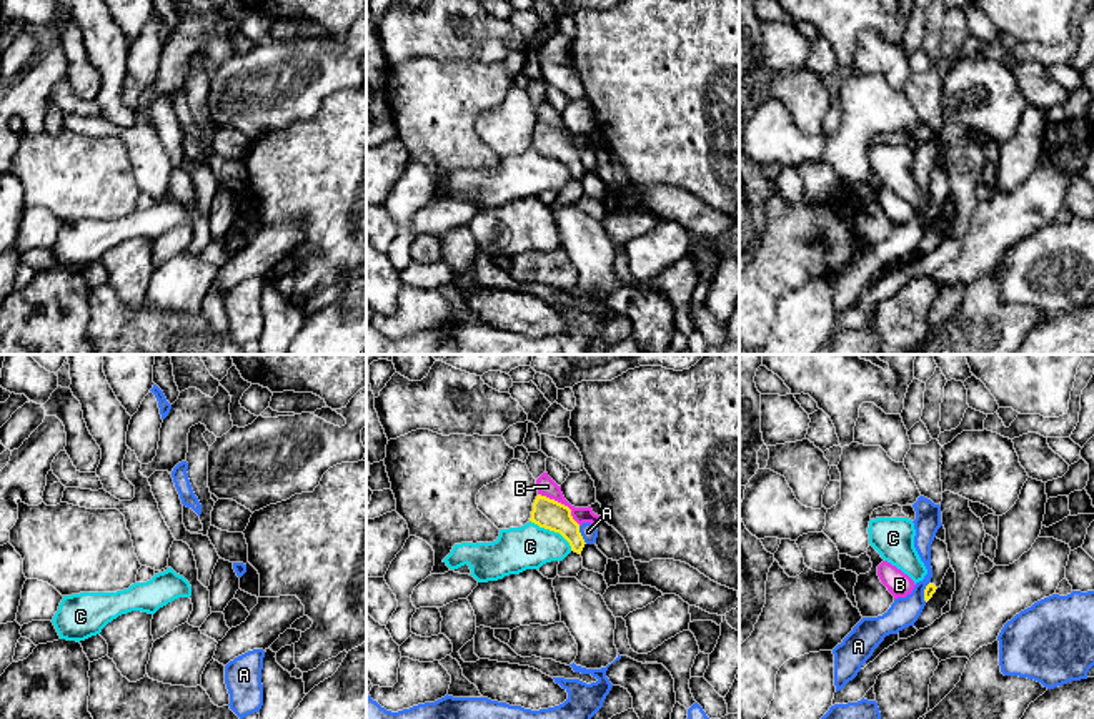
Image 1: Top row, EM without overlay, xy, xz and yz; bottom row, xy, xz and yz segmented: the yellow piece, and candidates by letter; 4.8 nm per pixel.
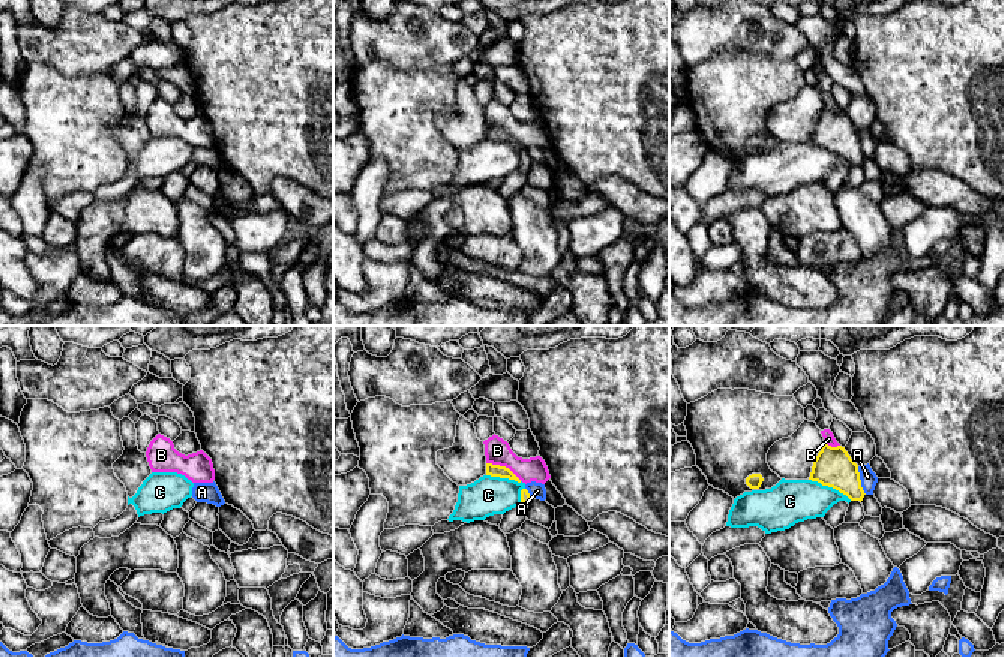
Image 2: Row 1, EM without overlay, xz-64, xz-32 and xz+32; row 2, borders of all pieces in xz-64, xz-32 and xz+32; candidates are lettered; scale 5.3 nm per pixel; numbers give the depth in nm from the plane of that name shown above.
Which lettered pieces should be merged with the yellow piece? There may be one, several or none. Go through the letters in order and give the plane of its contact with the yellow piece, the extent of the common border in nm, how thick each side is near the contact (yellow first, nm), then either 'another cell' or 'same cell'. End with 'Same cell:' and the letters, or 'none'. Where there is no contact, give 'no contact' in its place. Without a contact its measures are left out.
A: xz | 100 nm | 150/80 nm | another cell
B: xz | 260 nm | 150/90 nm | another cell
C: xz | 260 nm | 150/220 nm | another cell
Same cell: none

